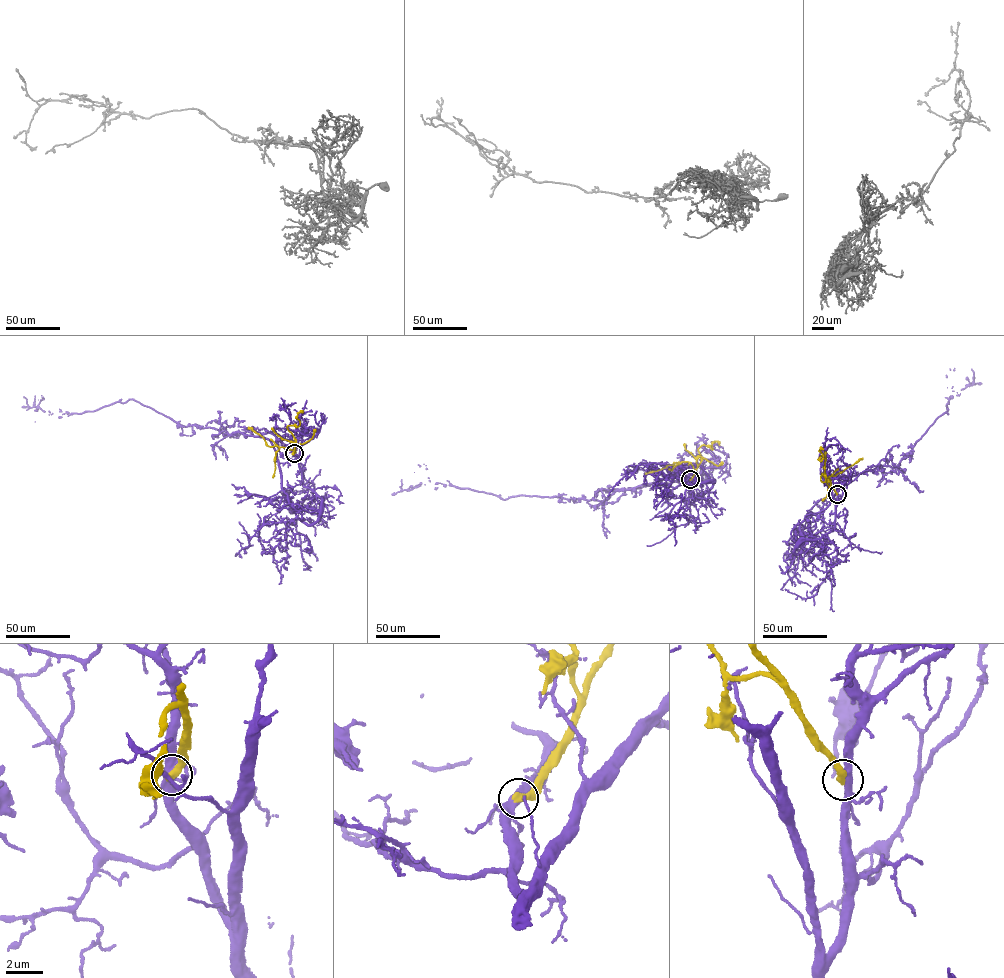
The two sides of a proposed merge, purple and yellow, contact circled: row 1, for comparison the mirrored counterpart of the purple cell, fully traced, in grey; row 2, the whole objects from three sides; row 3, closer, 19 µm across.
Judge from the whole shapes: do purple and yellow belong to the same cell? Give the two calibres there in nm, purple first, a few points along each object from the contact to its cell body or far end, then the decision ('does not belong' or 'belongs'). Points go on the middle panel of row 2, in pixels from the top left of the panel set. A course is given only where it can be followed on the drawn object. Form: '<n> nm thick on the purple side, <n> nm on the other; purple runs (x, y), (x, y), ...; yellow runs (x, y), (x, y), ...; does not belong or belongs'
460 nm thick on the purple side, 440 nm on the other; purple runs (690, 479), (695, 466), (619, 489), (602, 501), (523, 495), (504, 499), (429, 480), (412, 488), (427, 469); yellow runs (690, 479), (702, 458), (698, 448), (703, 445), (712, 449), (714, 441), (719, 445); does not belong

